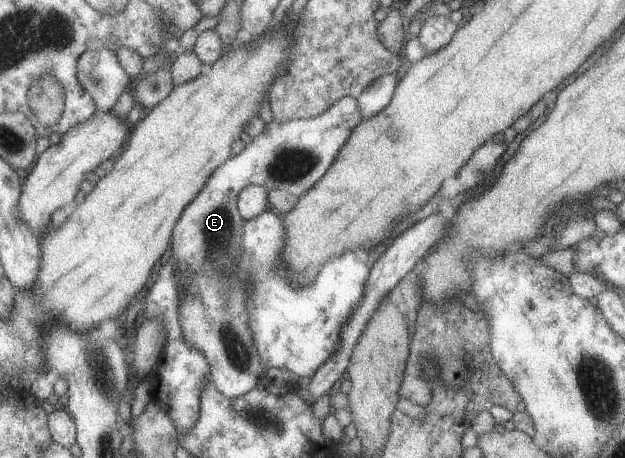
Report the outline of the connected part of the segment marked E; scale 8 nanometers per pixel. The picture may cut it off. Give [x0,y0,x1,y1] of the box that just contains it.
[172,97,363,398]

